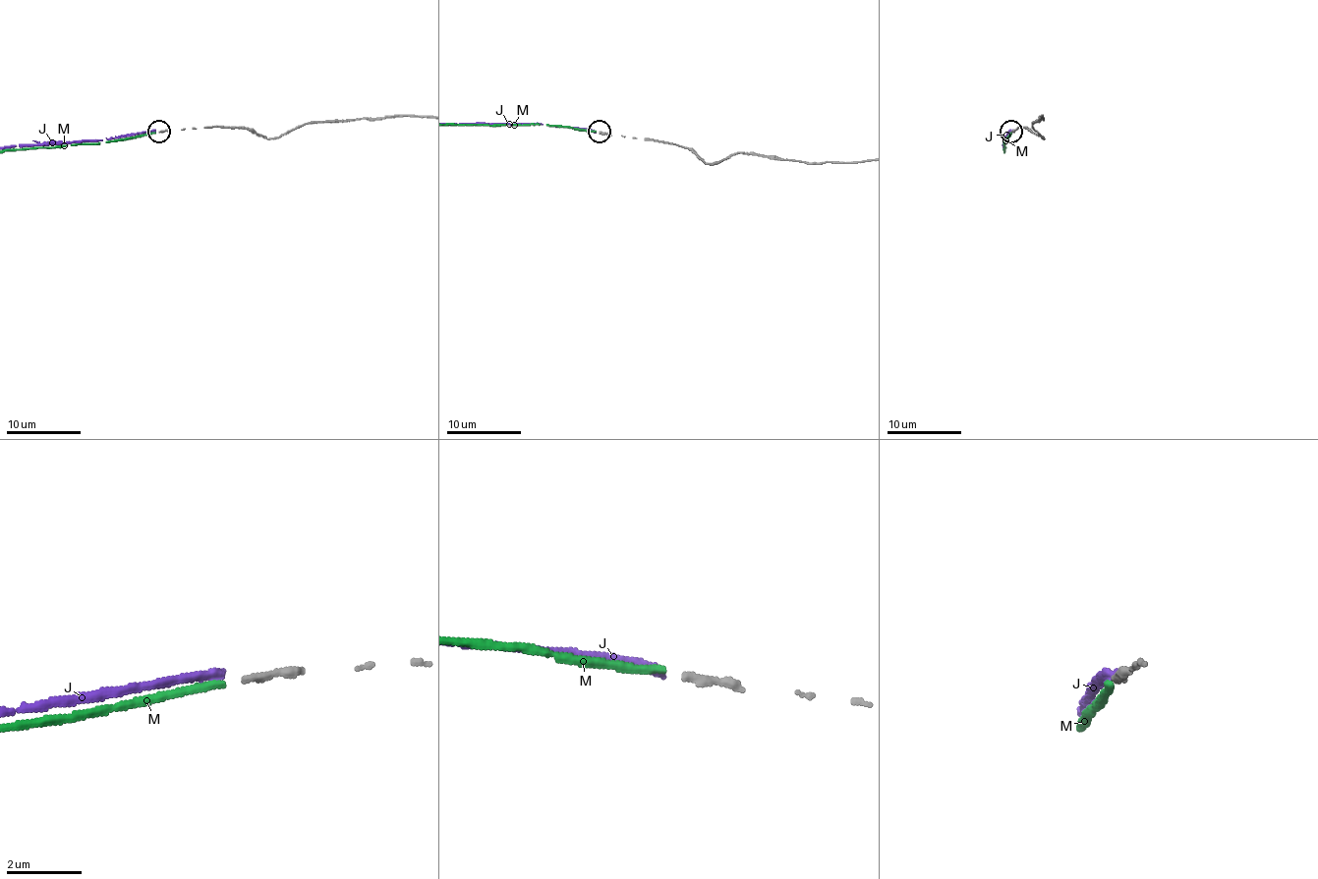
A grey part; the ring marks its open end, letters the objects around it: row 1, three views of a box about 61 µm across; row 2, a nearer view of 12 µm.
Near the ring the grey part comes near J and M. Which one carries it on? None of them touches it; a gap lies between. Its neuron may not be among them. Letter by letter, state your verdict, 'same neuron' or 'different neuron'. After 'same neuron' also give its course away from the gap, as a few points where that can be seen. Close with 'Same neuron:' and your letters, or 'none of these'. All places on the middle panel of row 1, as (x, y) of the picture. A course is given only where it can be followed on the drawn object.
J: different neuron
M: same neuron
Same neuron: M

